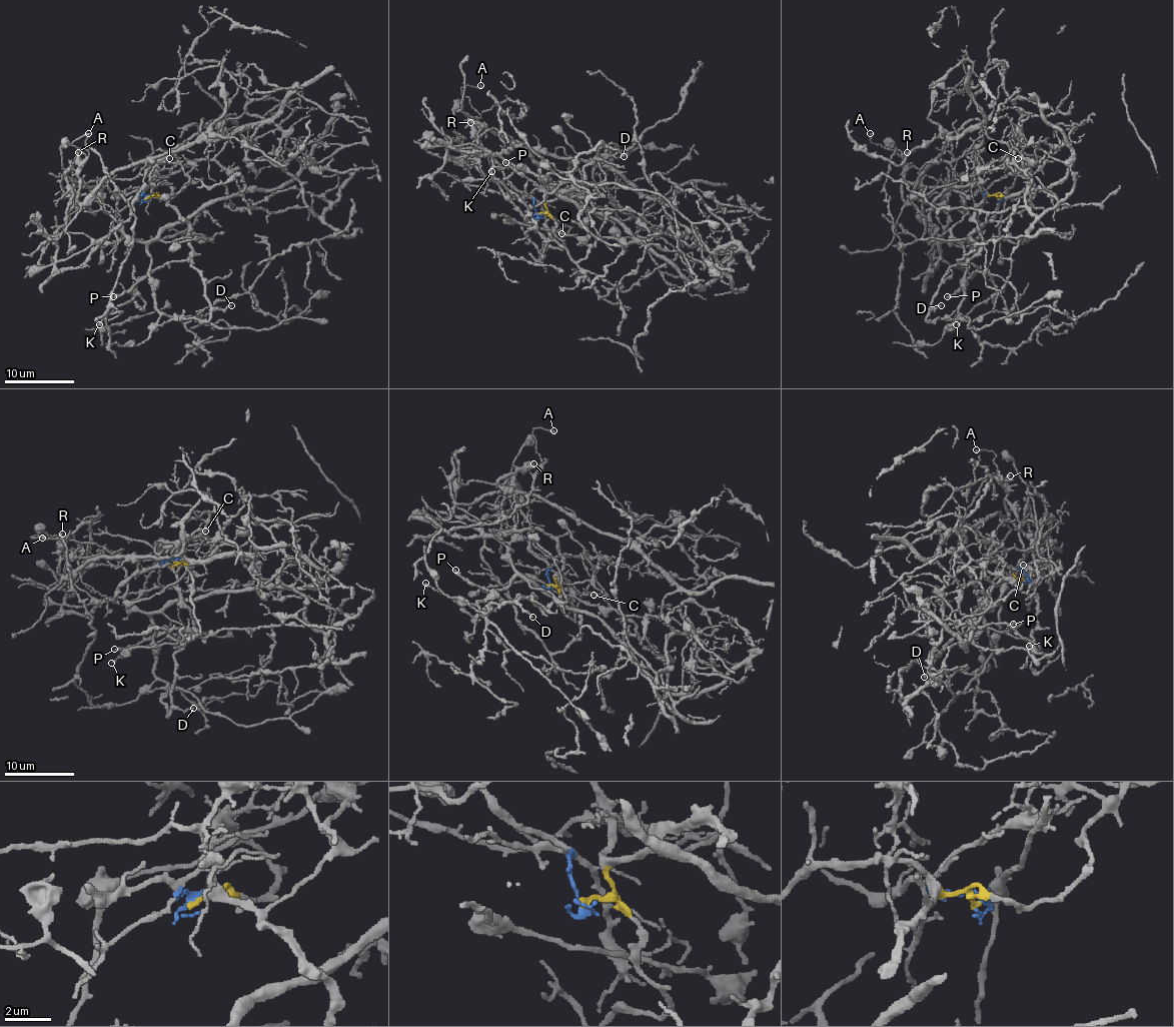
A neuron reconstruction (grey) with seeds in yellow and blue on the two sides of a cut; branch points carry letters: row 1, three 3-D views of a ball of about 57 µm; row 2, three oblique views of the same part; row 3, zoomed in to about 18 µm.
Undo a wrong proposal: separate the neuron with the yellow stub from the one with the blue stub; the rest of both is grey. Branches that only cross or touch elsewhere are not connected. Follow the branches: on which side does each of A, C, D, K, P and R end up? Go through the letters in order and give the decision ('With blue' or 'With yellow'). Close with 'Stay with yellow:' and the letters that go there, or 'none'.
A: With blue
C: With blue
D: With yellow
K: With yellow
P: With yellow
R: With blue
Stay with yellow: D, K, P

